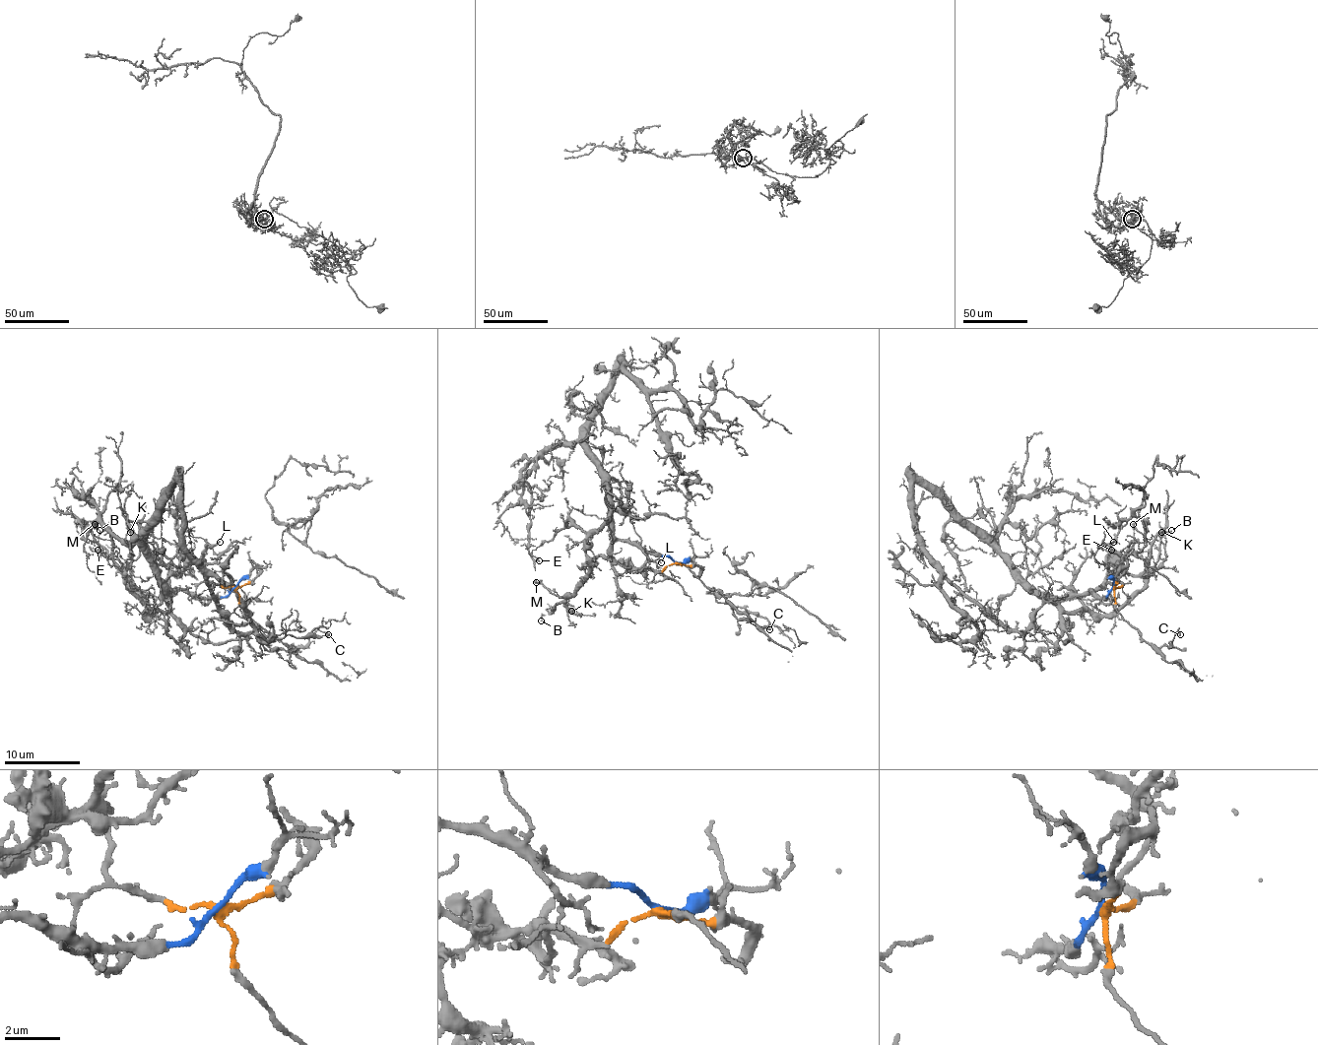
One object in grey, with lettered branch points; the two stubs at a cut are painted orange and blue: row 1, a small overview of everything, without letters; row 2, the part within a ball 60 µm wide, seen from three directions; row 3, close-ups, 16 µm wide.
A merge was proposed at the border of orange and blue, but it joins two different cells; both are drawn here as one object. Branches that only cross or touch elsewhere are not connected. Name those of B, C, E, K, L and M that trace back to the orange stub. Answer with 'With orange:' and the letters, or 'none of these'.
With orange: C, L

